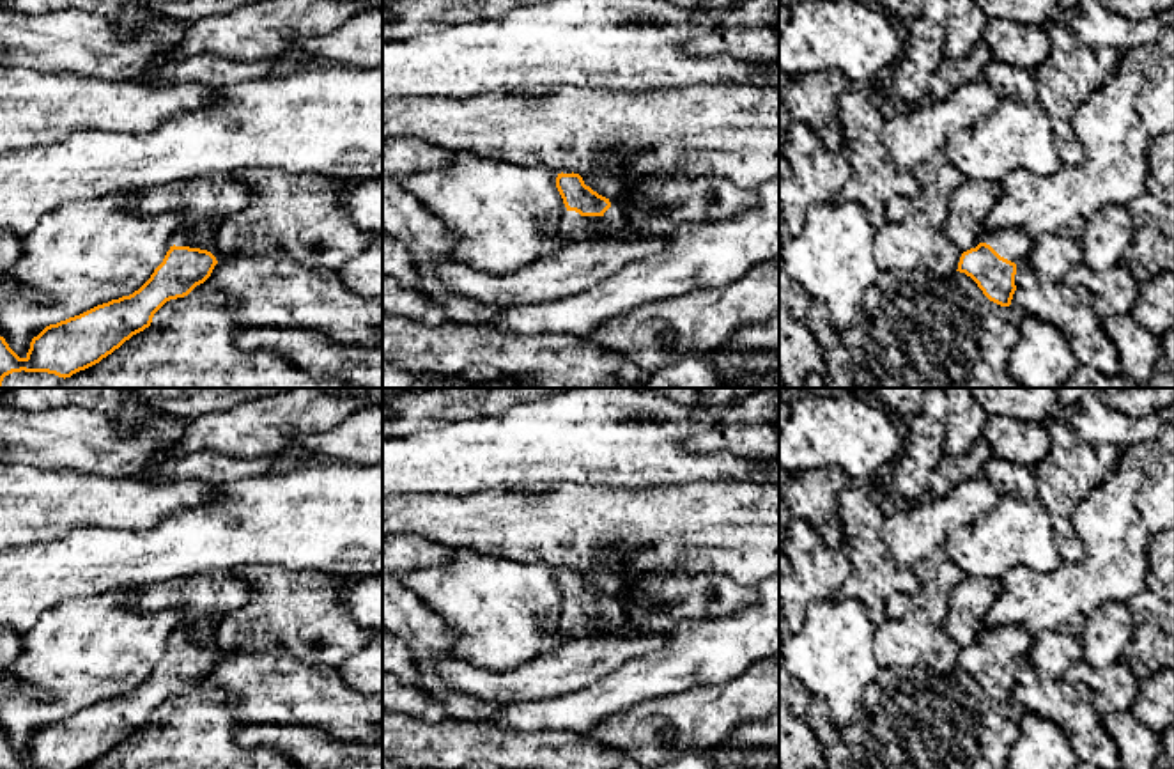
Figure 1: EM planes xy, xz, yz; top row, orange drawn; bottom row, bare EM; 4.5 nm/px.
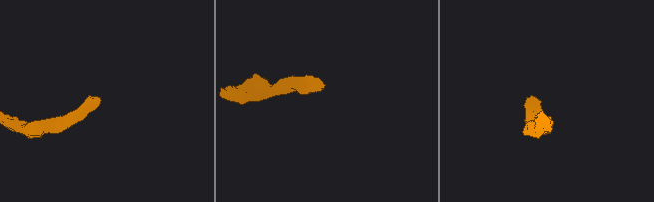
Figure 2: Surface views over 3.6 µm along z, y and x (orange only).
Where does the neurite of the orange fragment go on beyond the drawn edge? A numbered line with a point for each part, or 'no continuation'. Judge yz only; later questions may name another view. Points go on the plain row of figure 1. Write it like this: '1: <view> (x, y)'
1: yz (1013, 640)

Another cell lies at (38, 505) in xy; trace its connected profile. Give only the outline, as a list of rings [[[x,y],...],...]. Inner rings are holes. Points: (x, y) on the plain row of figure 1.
[[[0,462],[0,553],[55,542],[80,528],[147,530],[181,509],[195,509],[214,498],[214,485],[200,480],[106,477]]]

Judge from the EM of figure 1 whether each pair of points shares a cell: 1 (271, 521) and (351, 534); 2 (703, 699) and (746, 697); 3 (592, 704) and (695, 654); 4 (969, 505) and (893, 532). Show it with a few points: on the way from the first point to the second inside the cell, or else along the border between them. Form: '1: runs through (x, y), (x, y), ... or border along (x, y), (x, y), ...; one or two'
1: runs through (291, 521), (332, 521); one
2: runs through (714, 700), (735, 700); one
3: runs through (617, 690), (638, 679), (670, 670); one
4: runs through (950, 512), (930, 520), (912, 532); one

